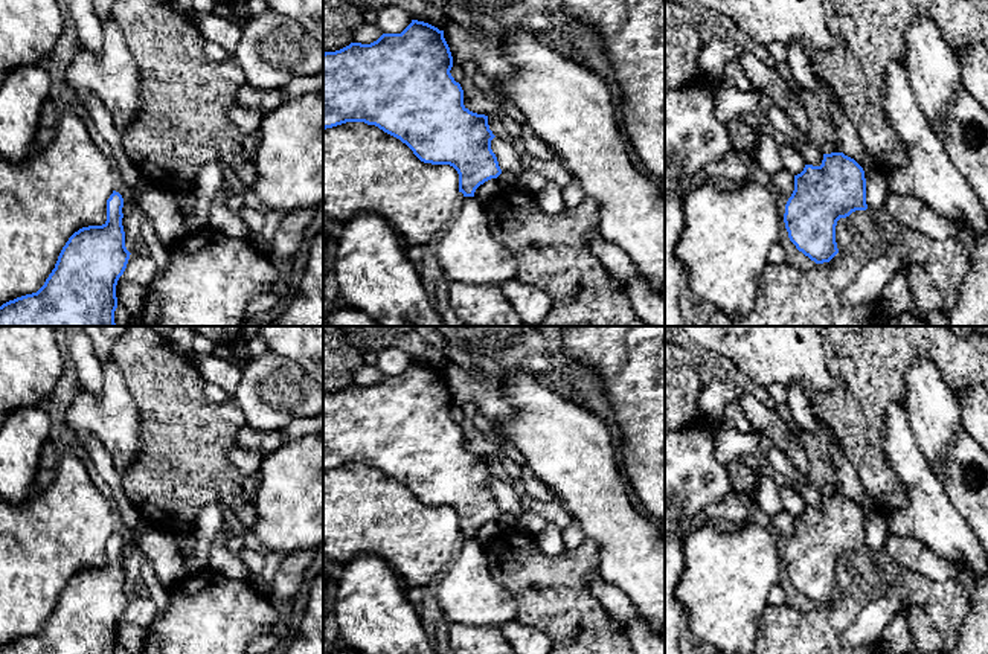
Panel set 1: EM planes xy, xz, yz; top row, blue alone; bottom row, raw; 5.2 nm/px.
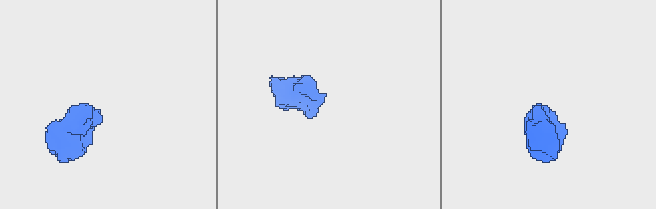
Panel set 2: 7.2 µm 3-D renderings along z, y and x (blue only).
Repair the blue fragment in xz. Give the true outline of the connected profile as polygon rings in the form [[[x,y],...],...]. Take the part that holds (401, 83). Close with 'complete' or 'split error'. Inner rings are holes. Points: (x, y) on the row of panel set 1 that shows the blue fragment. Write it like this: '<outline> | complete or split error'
[[[412,20],[401,34],[383,34],[370,44],[349,46],[323,53],[323,130],[346,122],[364,122],[399,139],[424,163],[450,165],[459,174],[459,192],[474,197],[476,189],[502,174],[491,149],[496,137],[488,116],[464,105],[464,90],[450,70],[453,56],[444,30]]] | complete

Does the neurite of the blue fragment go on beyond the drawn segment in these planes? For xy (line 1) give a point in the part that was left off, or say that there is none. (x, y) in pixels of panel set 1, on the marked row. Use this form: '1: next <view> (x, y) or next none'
1: next none

